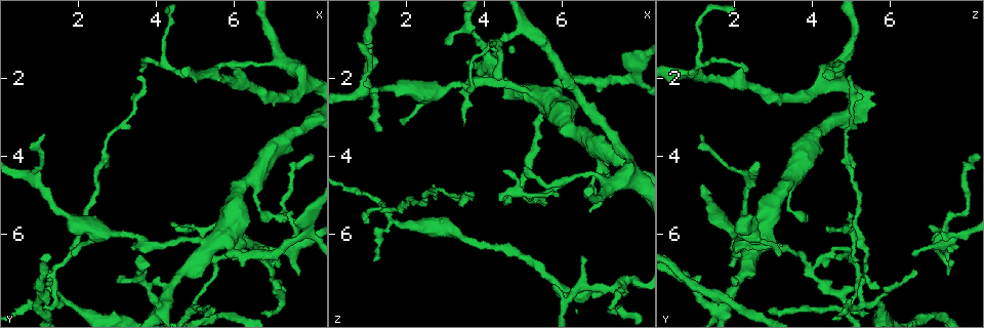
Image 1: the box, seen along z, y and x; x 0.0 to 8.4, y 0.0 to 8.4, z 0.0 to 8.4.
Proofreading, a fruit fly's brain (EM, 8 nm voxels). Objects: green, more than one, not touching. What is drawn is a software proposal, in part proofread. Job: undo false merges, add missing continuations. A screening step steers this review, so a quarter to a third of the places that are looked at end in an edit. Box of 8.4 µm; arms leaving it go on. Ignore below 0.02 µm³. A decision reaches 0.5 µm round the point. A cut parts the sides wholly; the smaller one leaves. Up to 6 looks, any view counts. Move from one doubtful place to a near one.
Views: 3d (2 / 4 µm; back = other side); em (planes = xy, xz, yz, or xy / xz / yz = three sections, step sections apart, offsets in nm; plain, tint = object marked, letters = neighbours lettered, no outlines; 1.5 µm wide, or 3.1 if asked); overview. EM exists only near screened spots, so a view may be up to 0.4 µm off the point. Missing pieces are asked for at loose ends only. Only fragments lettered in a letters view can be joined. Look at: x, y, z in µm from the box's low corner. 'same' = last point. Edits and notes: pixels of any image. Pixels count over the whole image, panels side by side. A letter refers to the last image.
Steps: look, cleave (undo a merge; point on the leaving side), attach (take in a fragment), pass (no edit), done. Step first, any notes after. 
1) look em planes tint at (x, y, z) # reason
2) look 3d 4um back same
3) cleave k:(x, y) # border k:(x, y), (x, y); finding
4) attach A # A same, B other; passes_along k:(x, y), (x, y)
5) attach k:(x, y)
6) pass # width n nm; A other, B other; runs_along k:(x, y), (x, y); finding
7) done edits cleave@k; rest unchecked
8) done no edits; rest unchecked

look 3d 4um at (1.00, 7.35, 5.75) # thin end

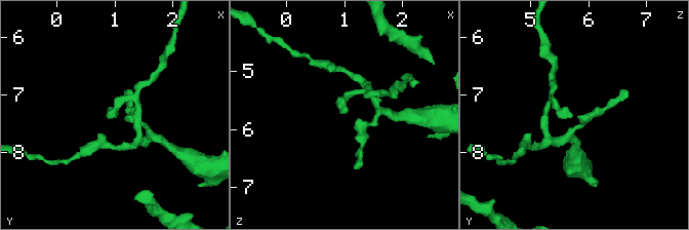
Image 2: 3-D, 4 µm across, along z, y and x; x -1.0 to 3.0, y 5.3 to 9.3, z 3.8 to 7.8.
look em planes plain at (0.95, 7.35, 5.75) # now the EM

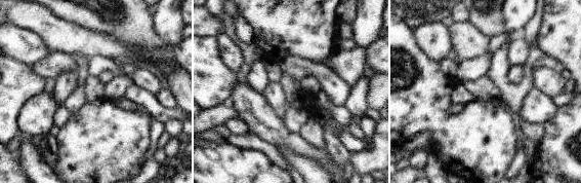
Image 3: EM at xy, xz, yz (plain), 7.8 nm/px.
look em planes letters same # what lies round it

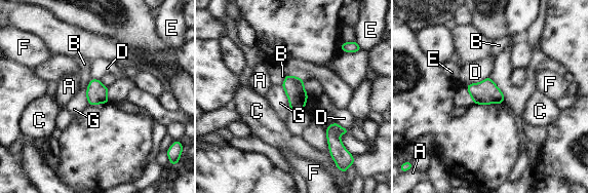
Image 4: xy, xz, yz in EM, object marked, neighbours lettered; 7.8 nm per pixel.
pass # A other, B other, C other, D other, E other, F other, G other; no lettered fragment goes on from it

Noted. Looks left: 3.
look em planes letters at (3.55, 1.95, 4.95) # long arm stops here

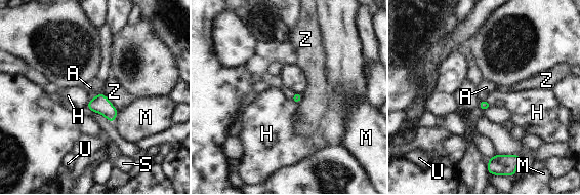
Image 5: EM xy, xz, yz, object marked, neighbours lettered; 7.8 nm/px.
attach A # A same, H other, M other, S other, U other, Z other; passes_along 5:(99, 104), (95, 95), (90, 87); the neuron continues

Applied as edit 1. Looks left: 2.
look overview # redraw

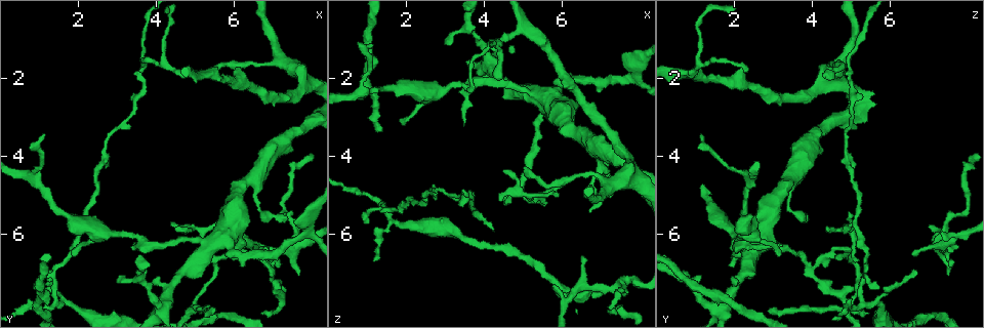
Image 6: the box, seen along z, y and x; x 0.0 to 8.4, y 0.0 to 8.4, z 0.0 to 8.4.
look em planes letters at (5.85, 5.40, 4.95) # free end

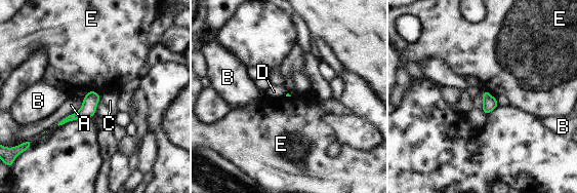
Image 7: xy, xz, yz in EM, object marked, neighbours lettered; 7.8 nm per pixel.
pass # A other, B other, C other, D other, E other; border 7:(485, 88), (496, 99); no lettered fragment goes on from it

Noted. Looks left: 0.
done edits attach@5; rest unchecked

